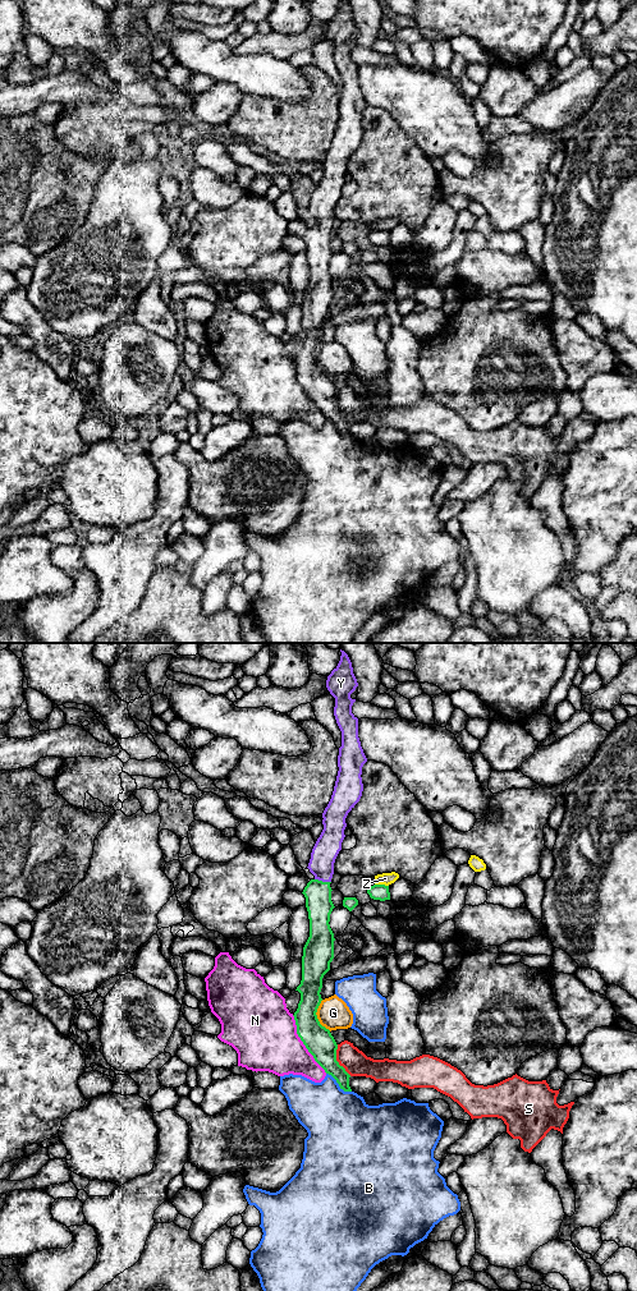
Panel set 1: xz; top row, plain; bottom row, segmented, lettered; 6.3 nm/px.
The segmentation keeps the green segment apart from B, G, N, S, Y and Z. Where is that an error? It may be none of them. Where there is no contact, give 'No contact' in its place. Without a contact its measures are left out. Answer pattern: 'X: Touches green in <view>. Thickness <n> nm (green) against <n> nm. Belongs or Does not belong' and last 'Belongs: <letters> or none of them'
B: Touches green in xz. Thickness 170 nm (green) against 400 nm. Does not belong
G: Touches green in xz. Thickness 180 nm (green) against 200 nm. Does not belong
N: Touches green in xz. Thickness 180 nm (green) against 400 nm. Does not belong
S: Touches green in xz. Thickness 180 nm (green) against 160 nm. Does not belong
Y: Touches green in xz. Thickness 170 nm (green) against 160 nm. Belongs
Z: Touches green in xz. Thickness 100 nm (green) against 80 nm. Does not belong
Belongs: Y

